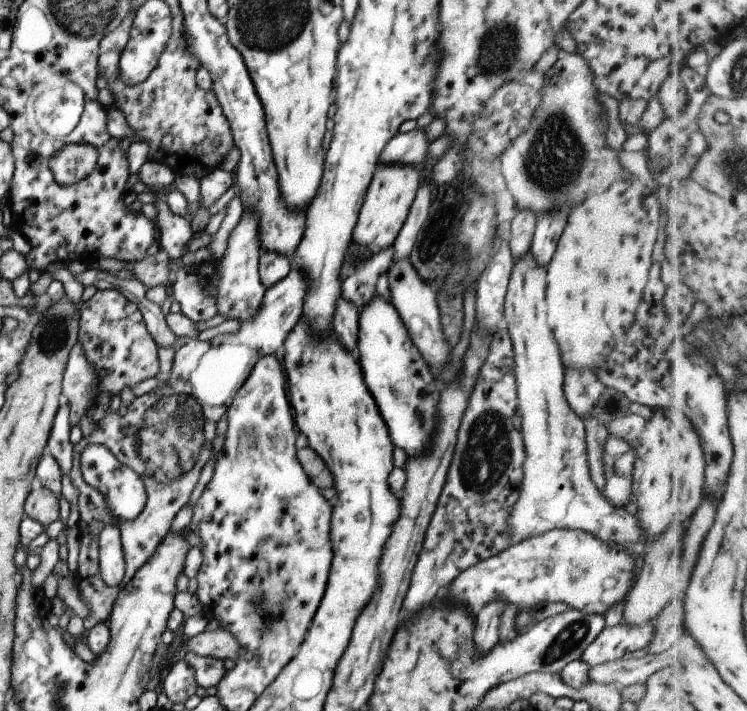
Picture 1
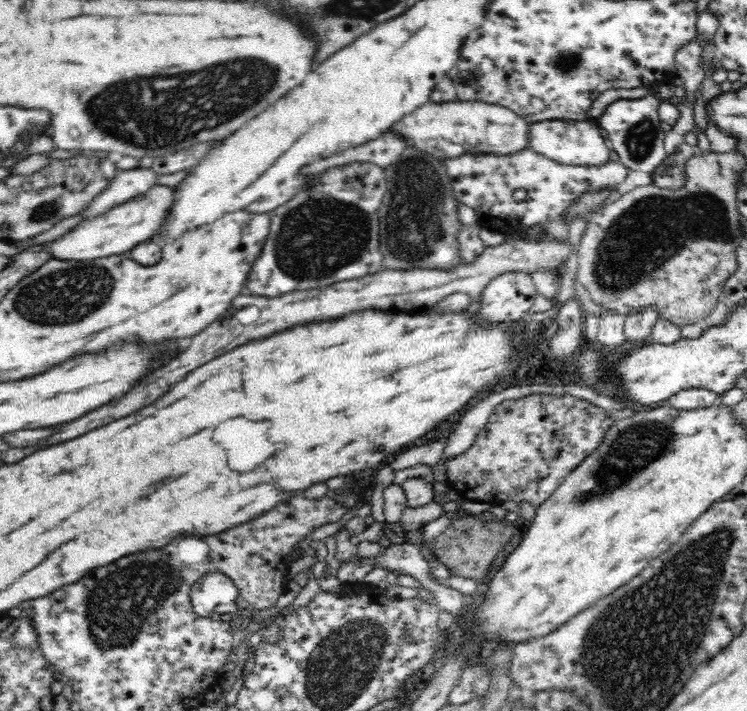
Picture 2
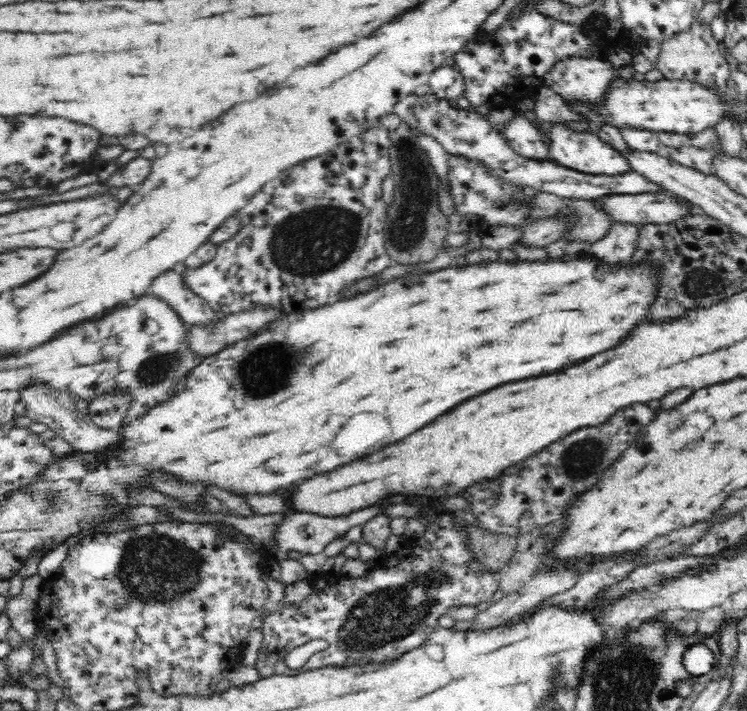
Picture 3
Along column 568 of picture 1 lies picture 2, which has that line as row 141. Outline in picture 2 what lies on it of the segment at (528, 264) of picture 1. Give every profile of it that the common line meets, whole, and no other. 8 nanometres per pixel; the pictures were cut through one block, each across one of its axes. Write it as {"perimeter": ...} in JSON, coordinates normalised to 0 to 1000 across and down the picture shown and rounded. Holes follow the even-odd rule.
{"perimeter":[[[574,141],[522,181],[546,204],[584,222],[601,224],[624,215],[681,218],[701,211],[708,205],[710,179],[688,156],[668,146],[616,141],[584,146]]]}

